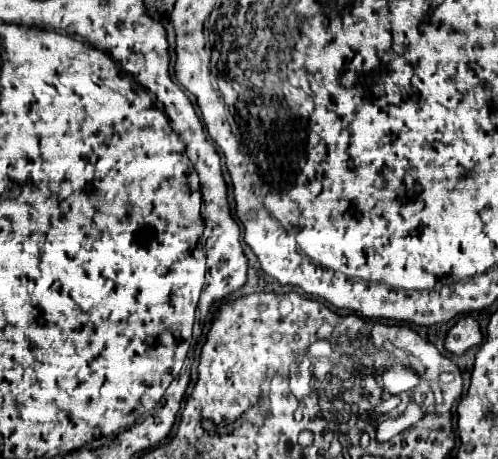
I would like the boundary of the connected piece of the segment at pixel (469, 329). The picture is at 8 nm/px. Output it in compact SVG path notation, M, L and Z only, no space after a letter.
M462 317L446 335L444 339L444 347L446 351L454 353L454 355L462 355L466 353L470 347L478 345L482 341L482 333L480 333L480 325L478 321L474 321L472 317Z

